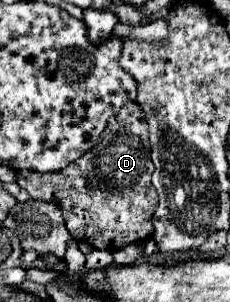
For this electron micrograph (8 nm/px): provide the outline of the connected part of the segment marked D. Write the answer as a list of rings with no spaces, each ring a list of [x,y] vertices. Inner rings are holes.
[[[126,103],[114,117],[110,117],[108,127],[100,137],[100,143],[88,153],[84,153],[78,161],[54,173],[16,171],[16,177],[18,177],[18,185],[26,189],[32,199],[42,199],[60,207],[66,227],[76,241],[94,243],[94,239],[100,241],[96,235],[106,231],[116,231],[126,239],[124,243],[142,243],[148,237],[152,237],[152,215],[158,205],[158,193],[154,193],[154,187],[150,183],[152,173],[154,173],[154,165],[150,161],[148,125],[144,121],[142,107],[138,103]]]

